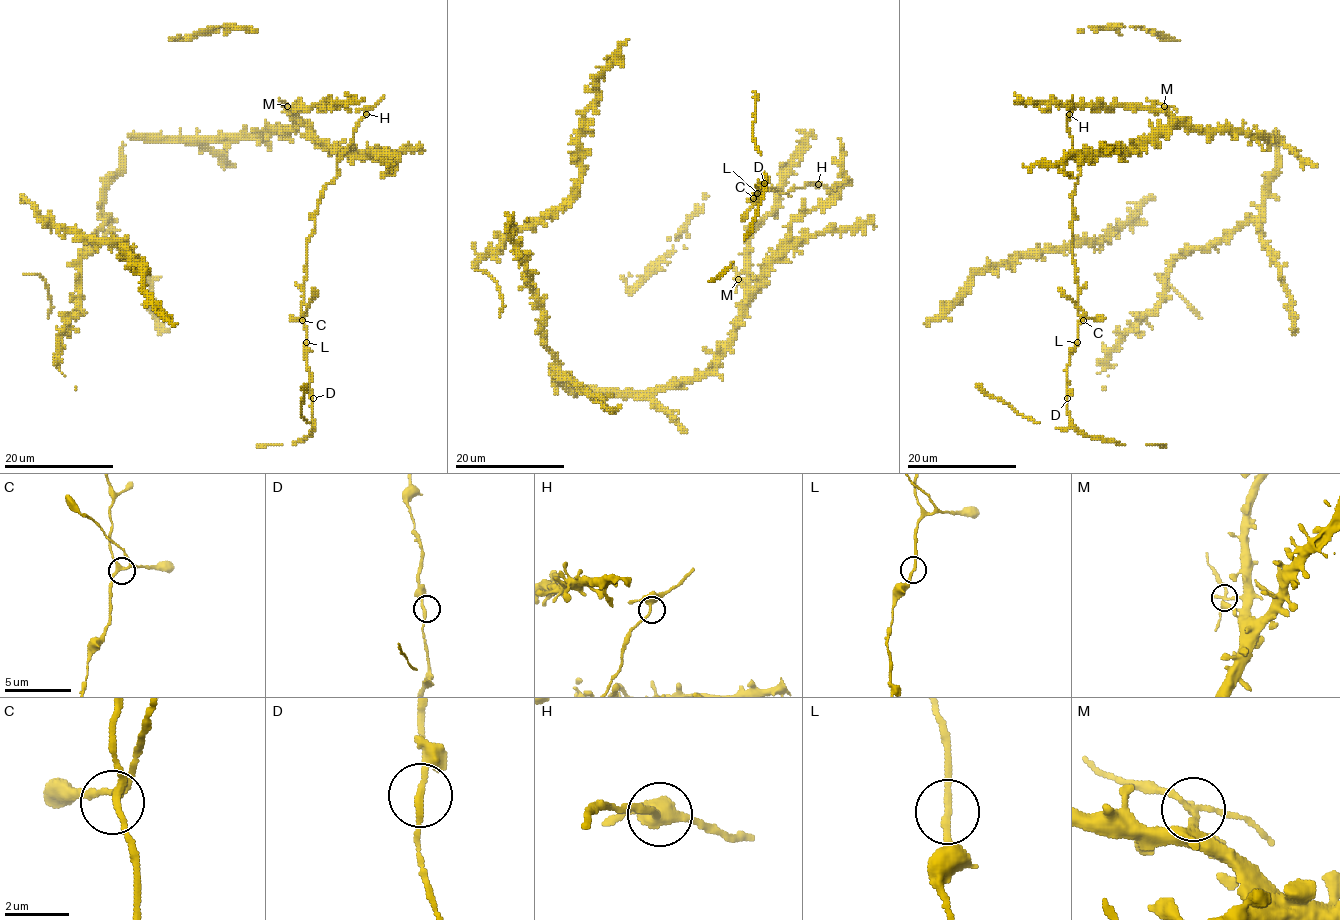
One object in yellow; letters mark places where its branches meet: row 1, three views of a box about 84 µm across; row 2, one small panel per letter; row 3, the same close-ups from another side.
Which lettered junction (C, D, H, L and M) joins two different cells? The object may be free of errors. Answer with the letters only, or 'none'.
M

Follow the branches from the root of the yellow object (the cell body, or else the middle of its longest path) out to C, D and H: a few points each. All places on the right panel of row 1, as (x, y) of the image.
C: (1261, 134), (1172, 125), (1121, 150), (1098, 152), (1073, 145), (1080, 176), (1072, 196), (1072, 253), (1083, 320)
D: (1261, 134), (1172, 125), (1121, 150), (1073, 145), (1080, 170), (1072, 196), (1080, 323), (1066, 370), (1067, 398)
H: (1261, 134), (1201, 132), (1188, 125), (1172, 125), (1131, 147), (1098, 152), (1073, 145), (1069, 114)

